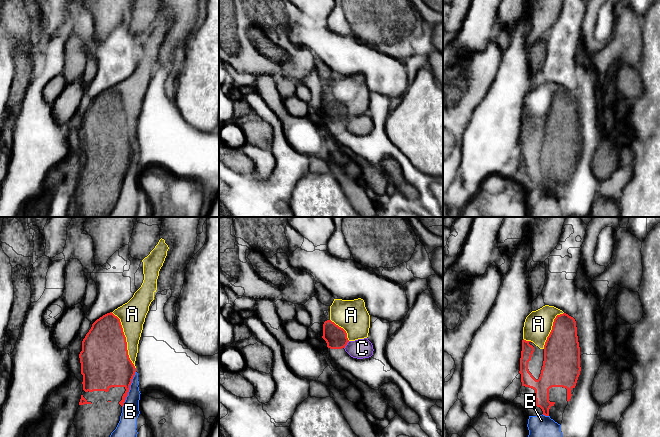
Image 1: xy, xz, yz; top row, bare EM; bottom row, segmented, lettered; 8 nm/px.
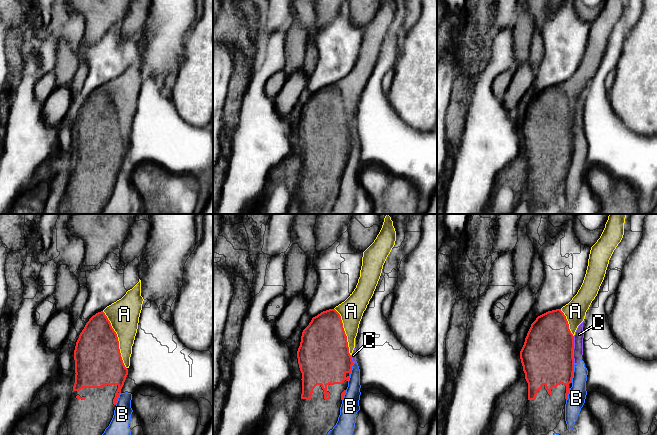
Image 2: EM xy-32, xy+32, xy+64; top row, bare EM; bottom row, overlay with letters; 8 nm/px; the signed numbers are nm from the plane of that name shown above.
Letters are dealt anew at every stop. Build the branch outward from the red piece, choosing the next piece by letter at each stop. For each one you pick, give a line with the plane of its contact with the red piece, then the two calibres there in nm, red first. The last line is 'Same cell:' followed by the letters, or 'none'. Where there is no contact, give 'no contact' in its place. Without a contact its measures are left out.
A: xy | 400/220 nm
Same cell: A

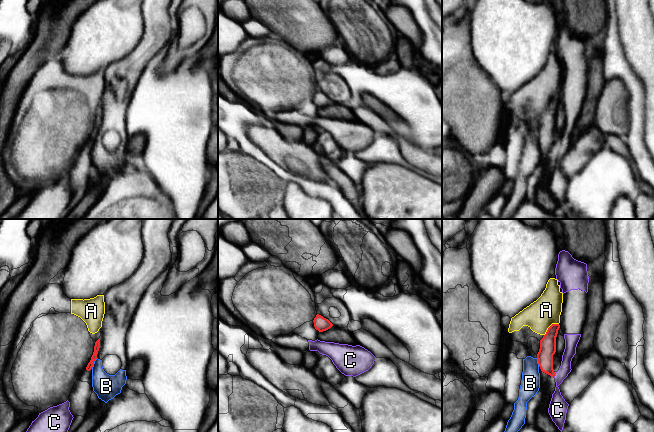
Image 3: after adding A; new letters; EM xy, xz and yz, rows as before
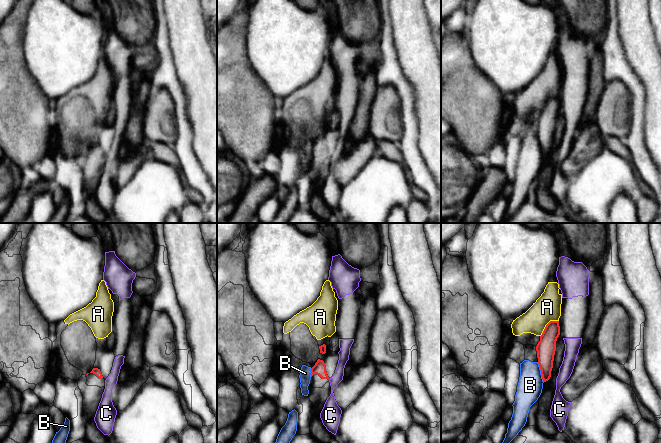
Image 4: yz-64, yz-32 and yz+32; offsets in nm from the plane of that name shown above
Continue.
Same cell: none

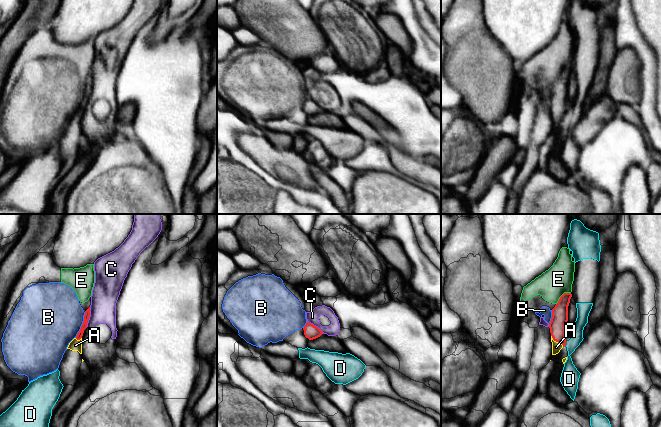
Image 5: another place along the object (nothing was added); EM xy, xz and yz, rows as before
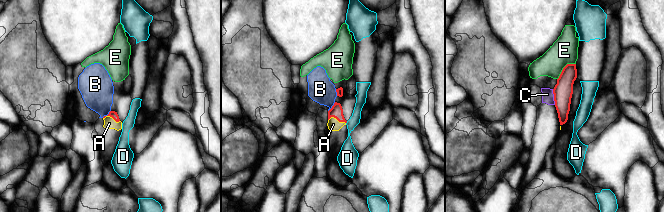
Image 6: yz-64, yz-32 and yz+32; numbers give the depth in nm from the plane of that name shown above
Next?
A: yz | 130/80 nm
Same cell: A

